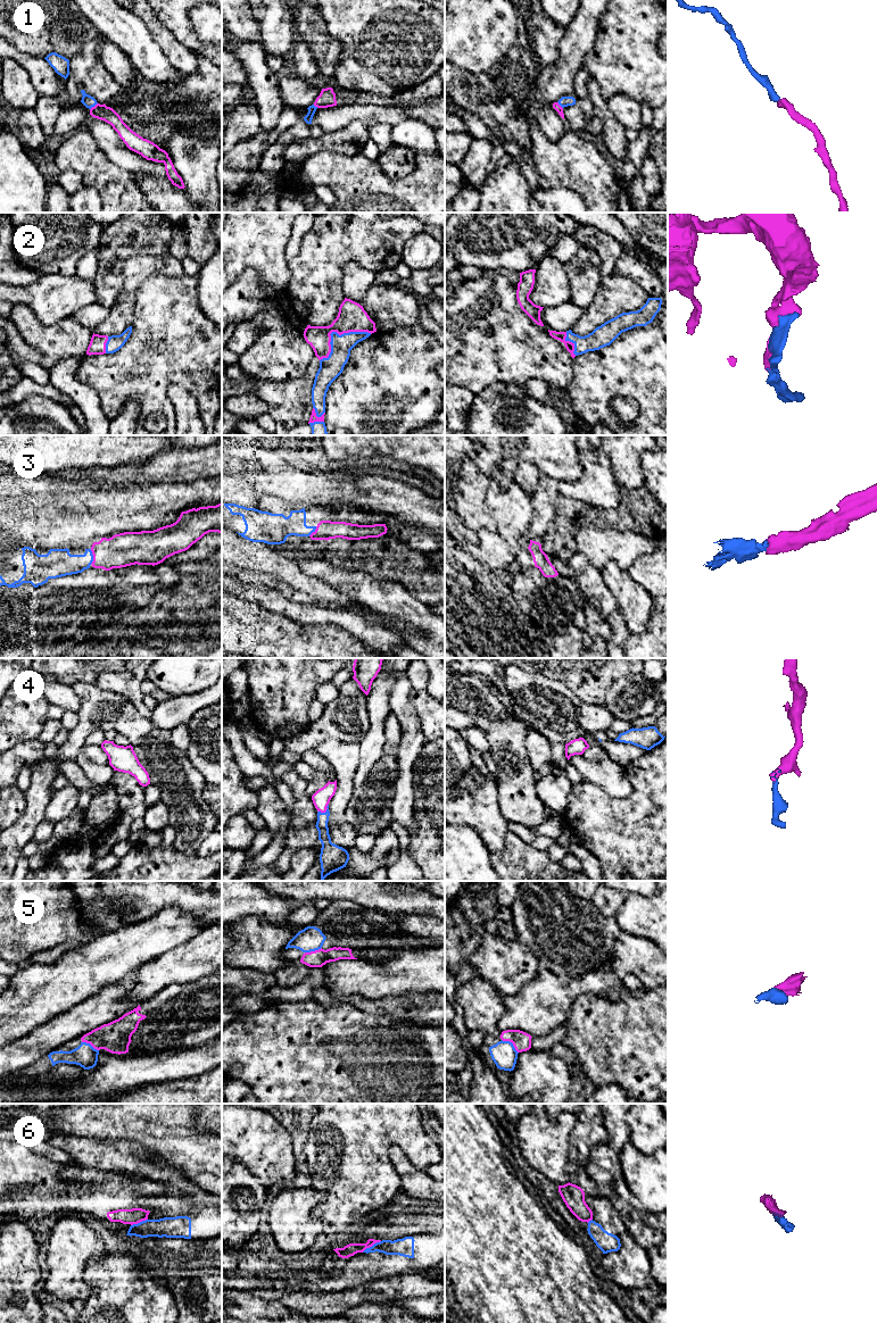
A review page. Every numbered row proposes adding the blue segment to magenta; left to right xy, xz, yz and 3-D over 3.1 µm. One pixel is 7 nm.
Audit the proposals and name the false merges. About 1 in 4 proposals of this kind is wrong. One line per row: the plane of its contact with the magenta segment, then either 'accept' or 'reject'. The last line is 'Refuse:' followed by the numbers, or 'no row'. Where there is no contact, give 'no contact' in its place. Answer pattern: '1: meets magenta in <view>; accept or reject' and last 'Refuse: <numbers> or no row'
1: meets magenta in xy; accept
2: meets magenta in xz; accept
3: meets magenta in xy; accept
4: meets magenta in xz; accept
5: meets magenta in yz; accept
6: meets magenta in xz; reject
Refuse: 6

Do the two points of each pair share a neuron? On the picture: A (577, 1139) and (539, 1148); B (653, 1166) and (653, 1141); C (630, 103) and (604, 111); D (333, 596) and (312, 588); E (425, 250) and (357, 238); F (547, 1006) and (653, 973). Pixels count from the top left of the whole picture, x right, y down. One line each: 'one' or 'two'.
A: two
B: two
C: two
D: one
E: two
F: one

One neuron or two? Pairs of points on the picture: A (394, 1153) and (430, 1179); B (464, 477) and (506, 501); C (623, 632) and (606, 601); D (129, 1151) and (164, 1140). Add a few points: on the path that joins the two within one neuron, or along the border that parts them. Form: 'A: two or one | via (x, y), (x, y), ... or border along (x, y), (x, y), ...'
A: one | via (402, 1162), (421, 1179)
B: two | border along (485, 501), (487, 505)
C: two | border along (617, 608), (605, 618)
D: two | border along (115, 1141), (134, 1141), (154, 1157), (164, 1162)

